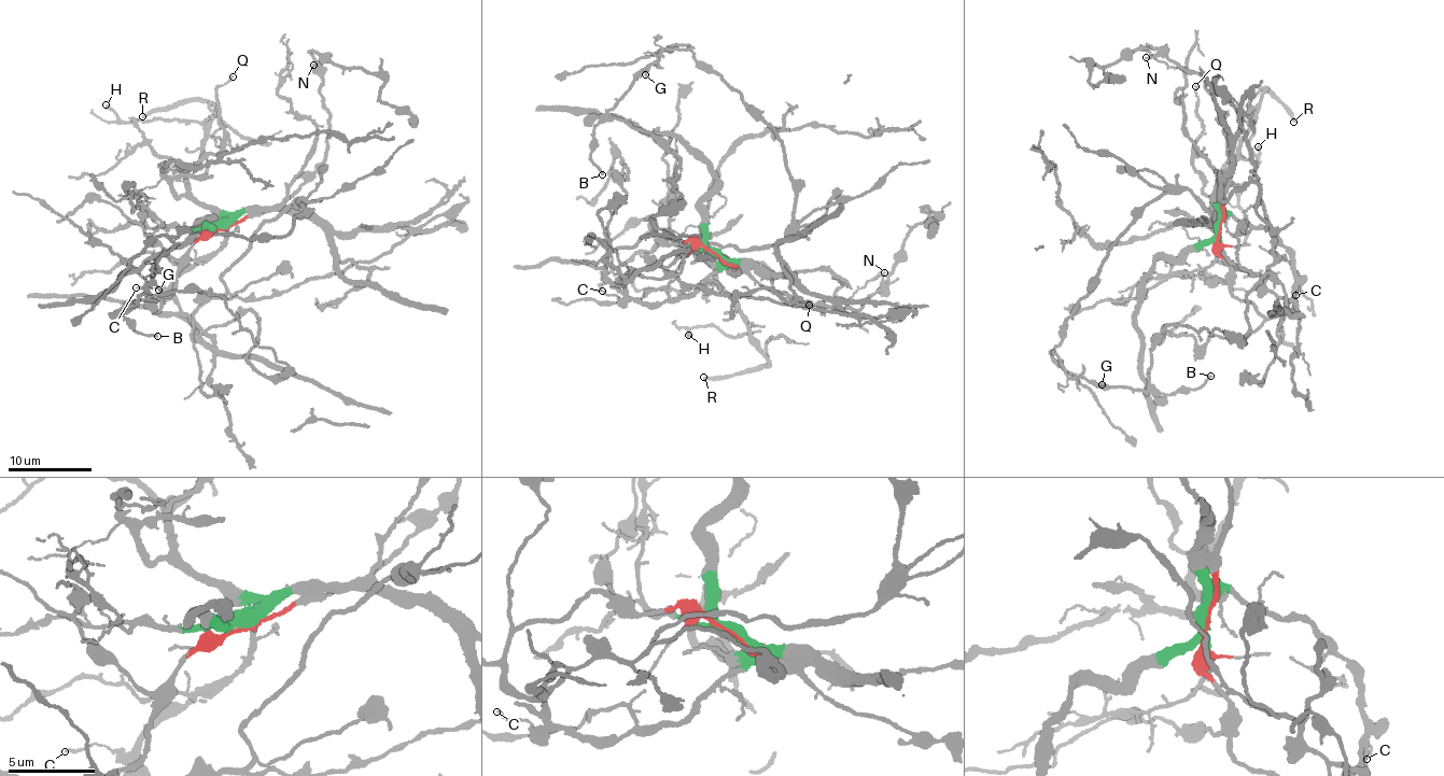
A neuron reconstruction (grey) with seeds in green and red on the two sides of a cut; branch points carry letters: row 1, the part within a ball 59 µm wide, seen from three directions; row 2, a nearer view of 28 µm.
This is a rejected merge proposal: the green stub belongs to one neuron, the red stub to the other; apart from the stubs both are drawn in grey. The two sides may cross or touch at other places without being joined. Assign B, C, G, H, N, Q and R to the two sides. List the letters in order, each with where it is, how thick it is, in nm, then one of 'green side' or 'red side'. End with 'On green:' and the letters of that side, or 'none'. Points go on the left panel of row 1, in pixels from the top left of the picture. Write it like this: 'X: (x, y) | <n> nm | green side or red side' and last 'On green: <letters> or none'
B: (157, 336) | 130 nm | red side
C: (136, 287) | 140 nm | green side
G: (158, 290) | 140 nm | red side
H: (106, 104) | 240 nm | green side
N: (313, 65) | 150 nm | red side
Q: (233, 76) | 130 nm | green side
R: (142, 116) | 260 nm | green side
On green: C, H, Q, R

